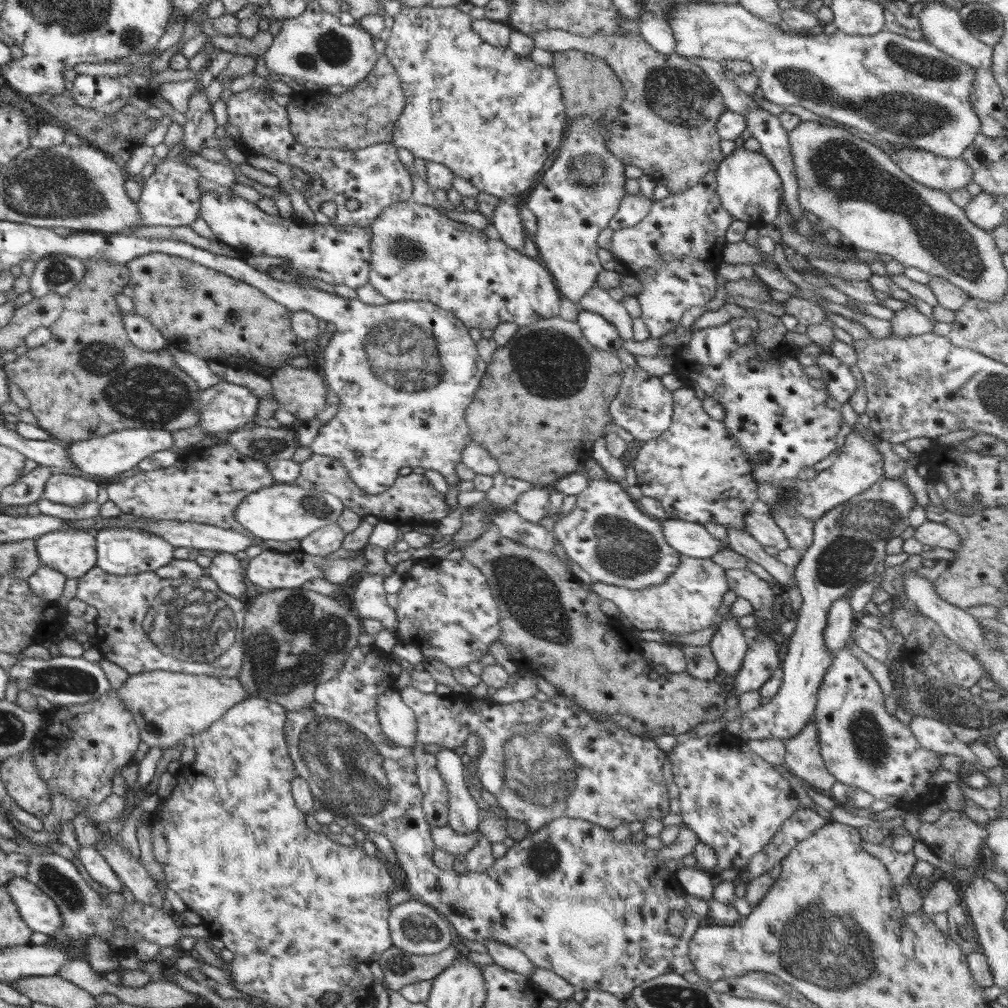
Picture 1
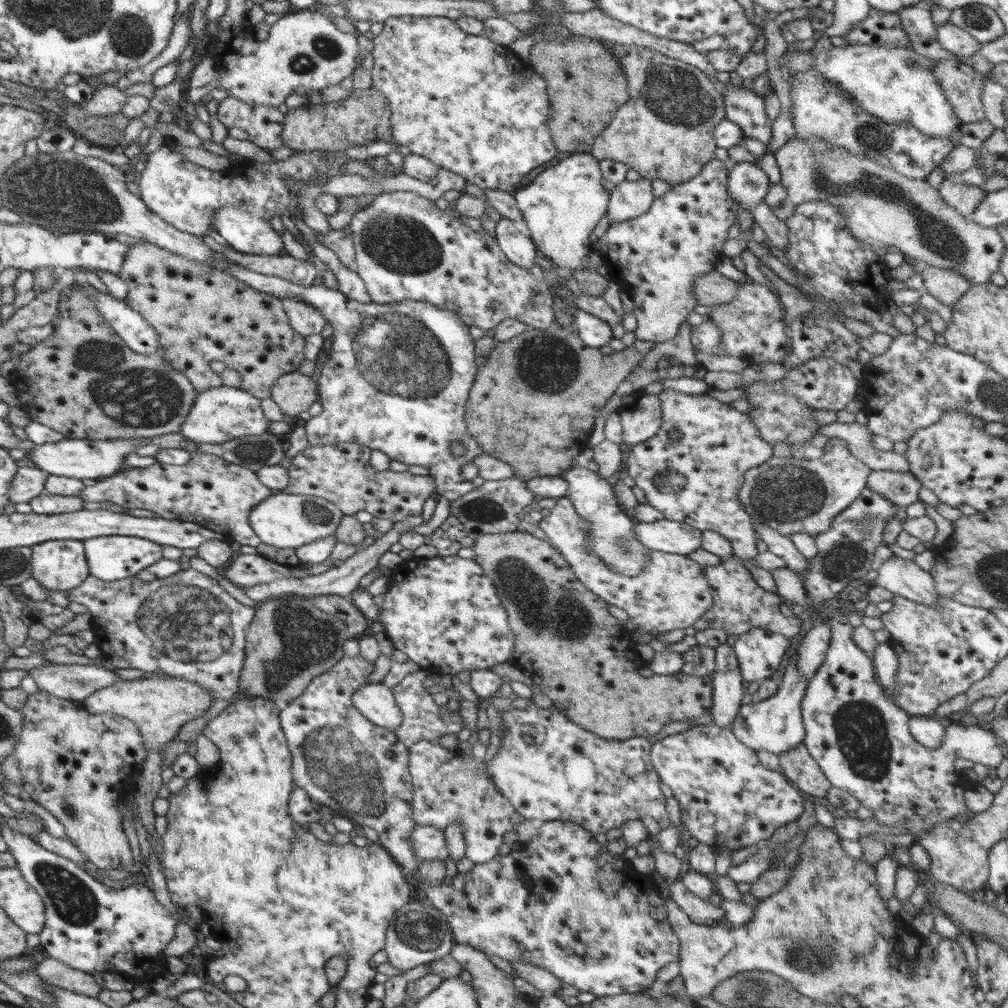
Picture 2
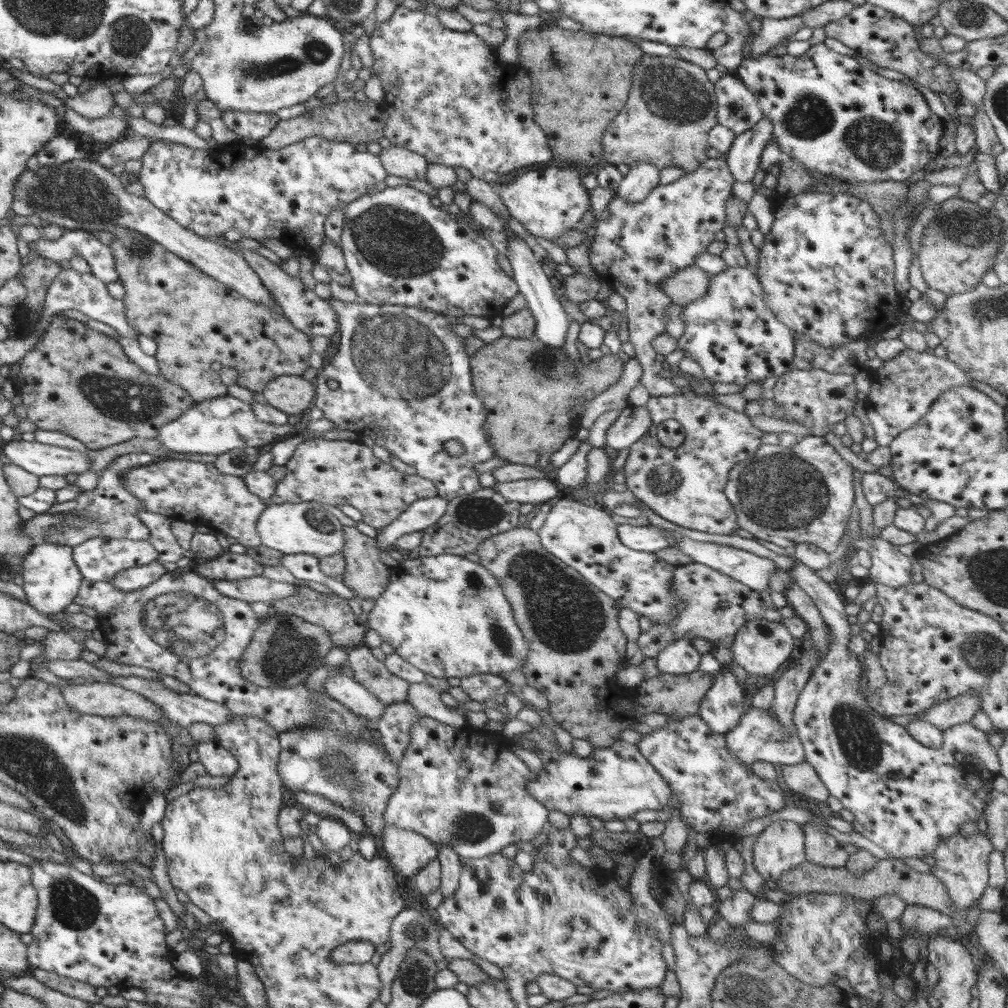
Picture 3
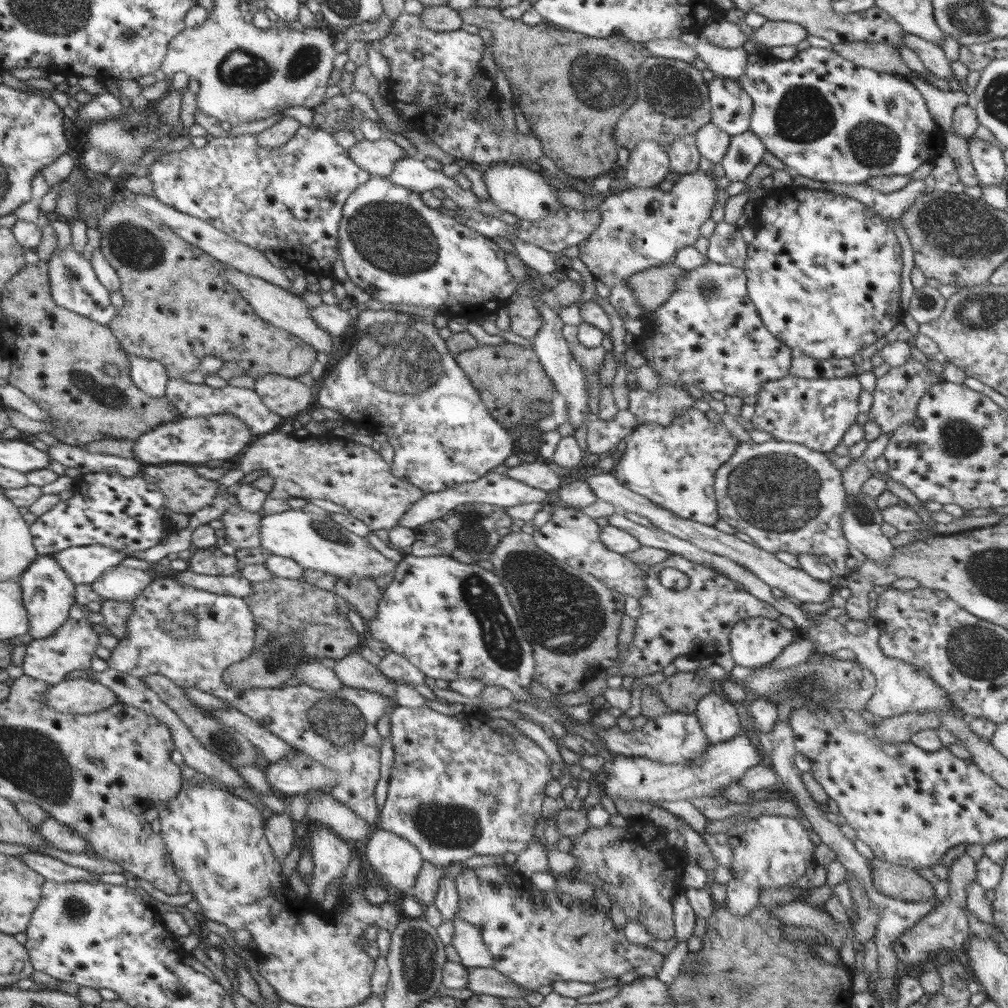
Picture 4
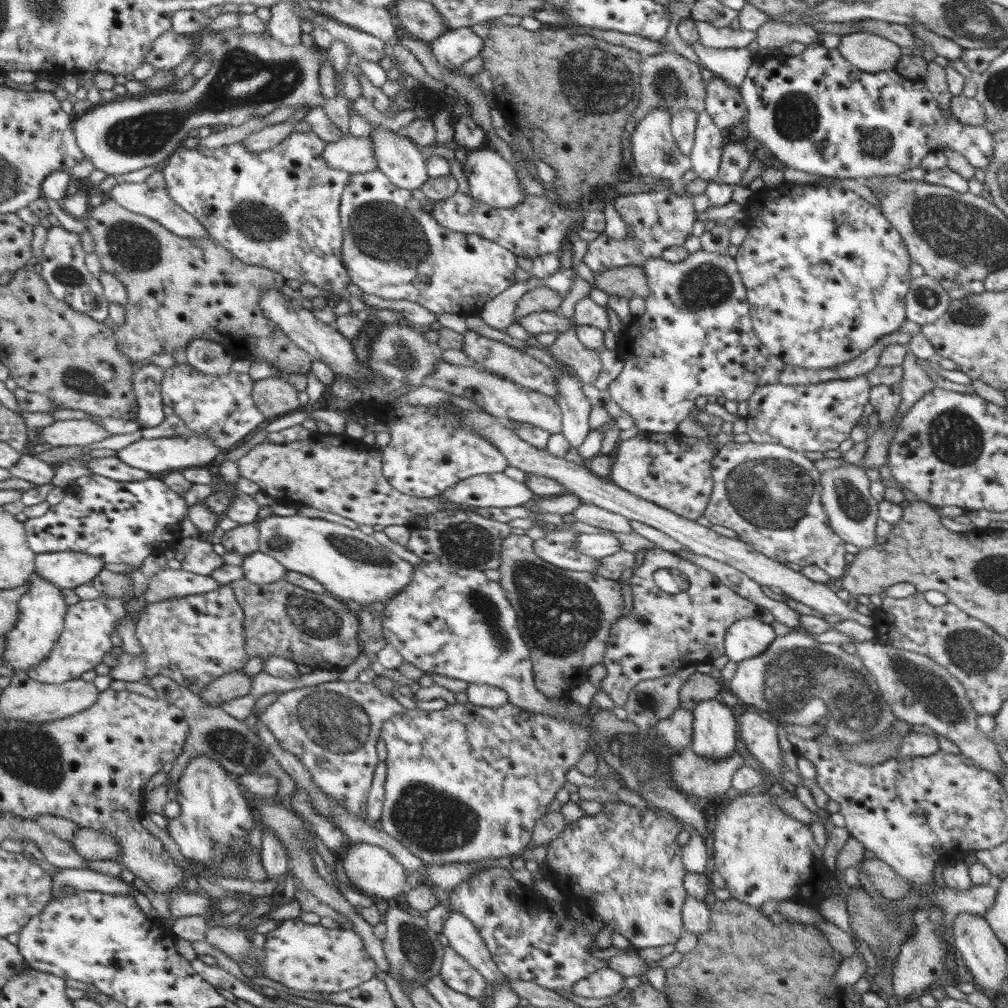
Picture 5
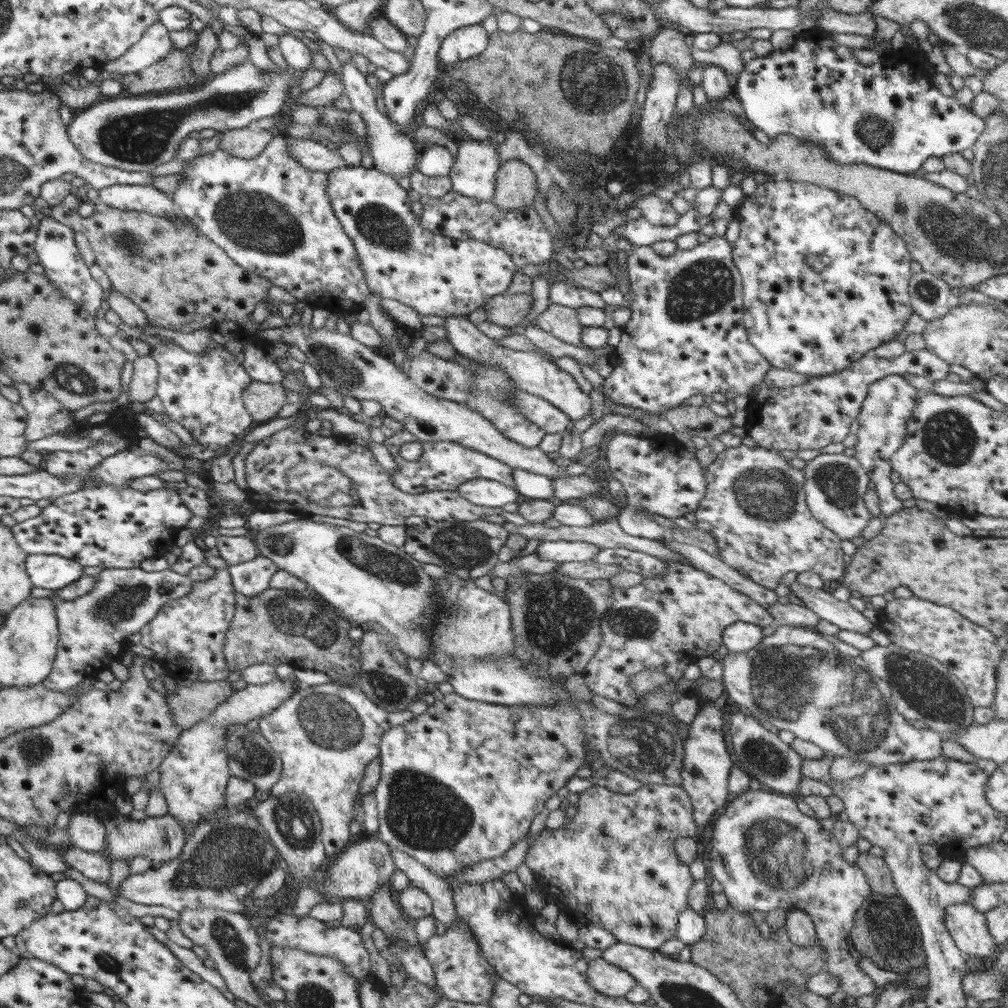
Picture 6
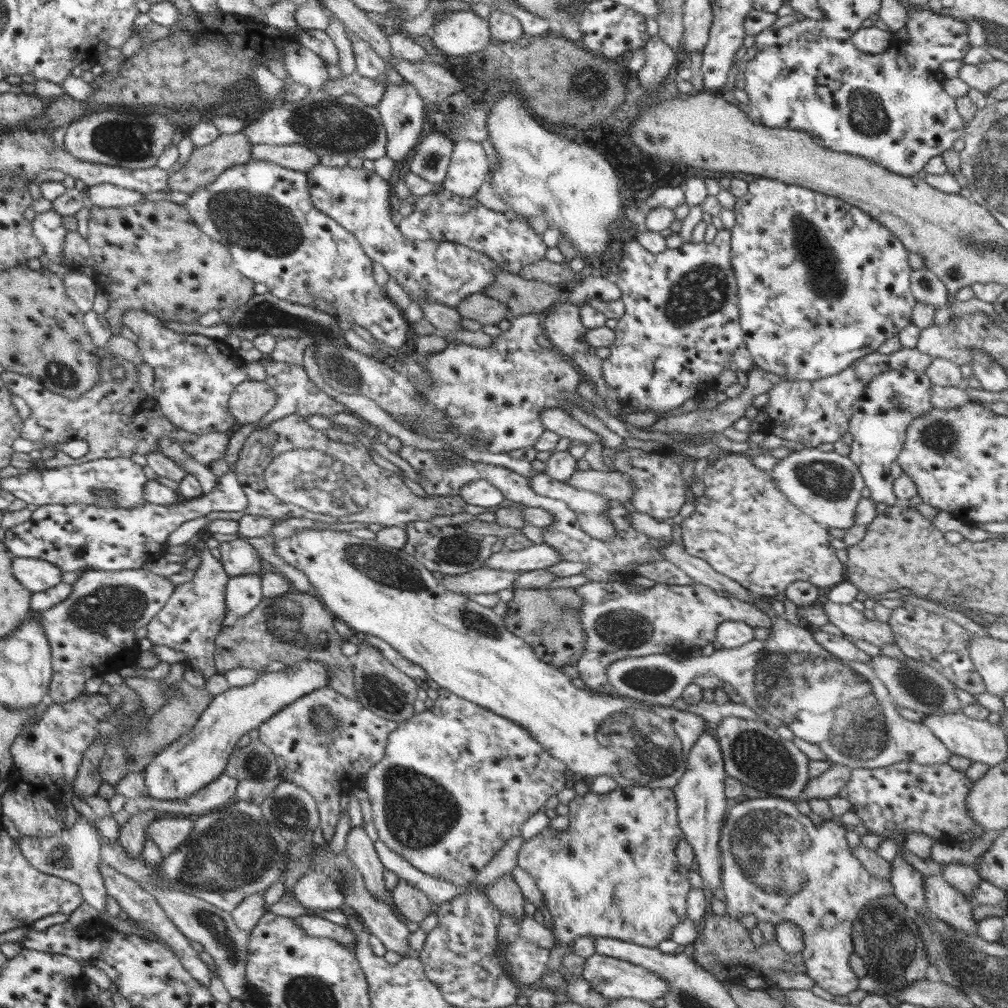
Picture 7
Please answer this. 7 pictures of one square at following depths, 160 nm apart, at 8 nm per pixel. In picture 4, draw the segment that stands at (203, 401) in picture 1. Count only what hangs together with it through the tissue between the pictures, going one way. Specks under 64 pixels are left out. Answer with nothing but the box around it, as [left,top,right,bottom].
[133,413,251,465]

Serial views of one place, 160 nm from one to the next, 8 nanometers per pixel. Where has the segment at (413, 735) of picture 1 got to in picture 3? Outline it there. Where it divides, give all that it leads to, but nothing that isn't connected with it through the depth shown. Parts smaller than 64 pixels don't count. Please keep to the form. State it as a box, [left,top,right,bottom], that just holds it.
[325,672,385,724]

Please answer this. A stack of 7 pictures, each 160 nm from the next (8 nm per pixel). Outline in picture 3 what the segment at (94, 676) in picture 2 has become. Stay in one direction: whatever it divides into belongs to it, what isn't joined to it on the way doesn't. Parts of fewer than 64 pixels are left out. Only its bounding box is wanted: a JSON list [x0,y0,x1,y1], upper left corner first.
[111,676,236,728]

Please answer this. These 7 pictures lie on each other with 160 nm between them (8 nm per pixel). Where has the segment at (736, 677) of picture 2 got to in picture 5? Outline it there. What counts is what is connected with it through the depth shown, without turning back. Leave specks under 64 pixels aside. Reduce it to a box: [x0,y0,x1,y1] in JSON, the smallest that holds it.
[691,697,737,759]

